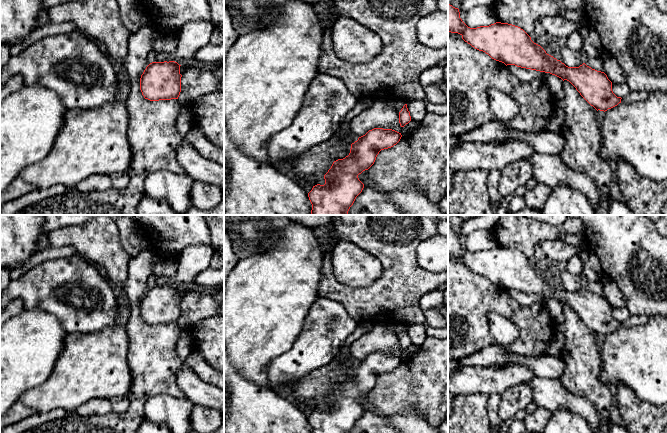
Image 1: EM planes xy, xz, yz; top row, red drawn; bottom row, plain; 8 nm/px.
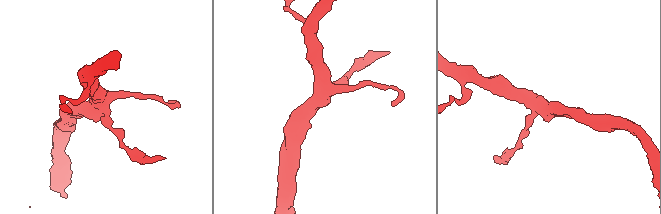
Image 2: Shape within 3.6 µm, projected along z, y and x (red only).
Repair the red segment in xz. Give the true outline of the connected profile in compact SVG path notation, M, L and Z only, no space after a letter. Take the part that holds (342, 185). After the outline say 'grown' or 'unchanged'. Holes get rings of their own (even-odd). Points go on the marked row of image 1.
M374 128L359 137L357 141L351 144L348 156L333 162L331 168L324 175L325 184L313 186L312 190L308 193L312 204L311 214L348 215L350 207L364 188L364 184L359 180L358 175L368 170L374 164L381 150L393 147L400 141L401 137L401 133L383 128Z; unchanged

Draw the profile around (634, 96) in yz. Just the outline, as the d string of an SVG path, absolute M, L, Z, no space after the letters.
M631 91L627 96L621 99L621 103L634 103L645 101L648 97L646 91Z

